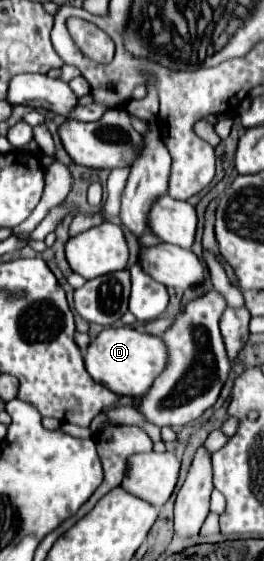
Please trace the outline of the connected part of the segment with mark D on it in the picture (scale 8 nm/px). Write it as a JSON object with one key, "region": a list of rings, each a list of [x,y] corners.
{"region":[[[131,326],[105,328],[85,352],[85,368],[93,380],[101,382],[119,396],[143,398],[155,378],[167,368],[167,346],[161,338]]]}

